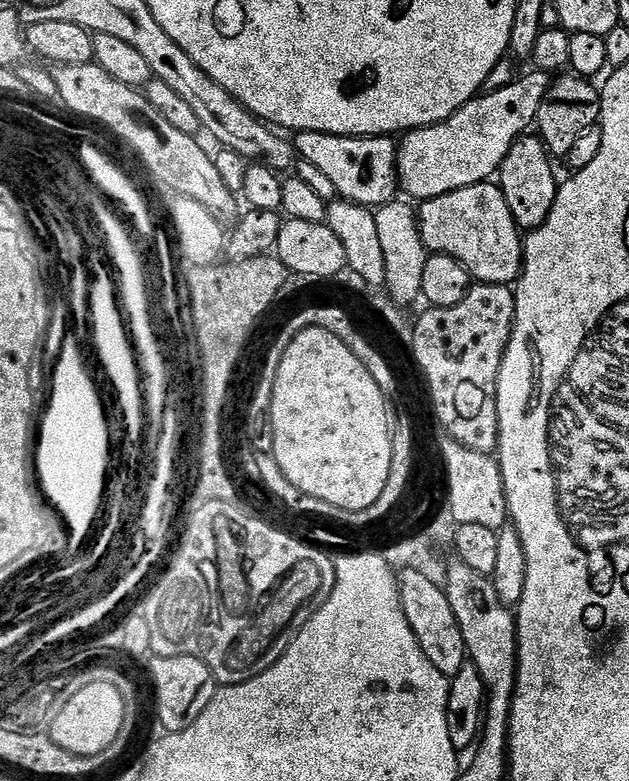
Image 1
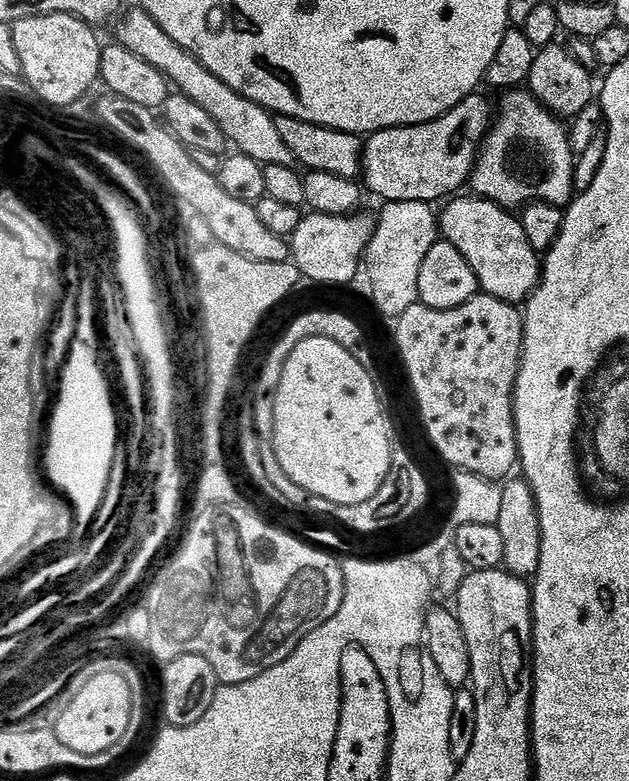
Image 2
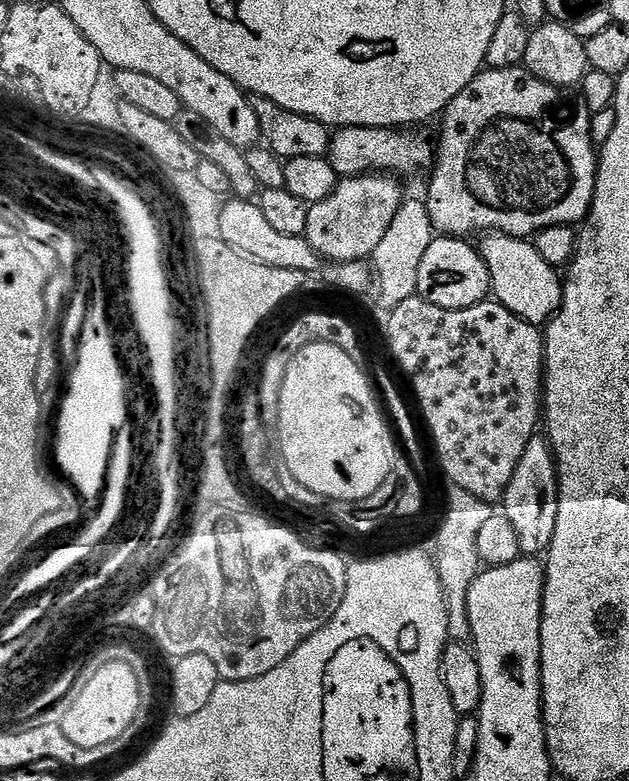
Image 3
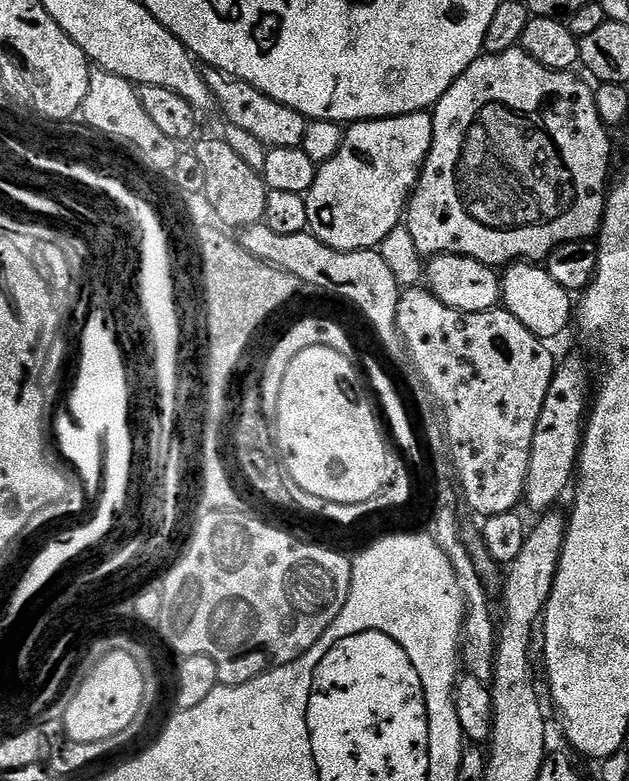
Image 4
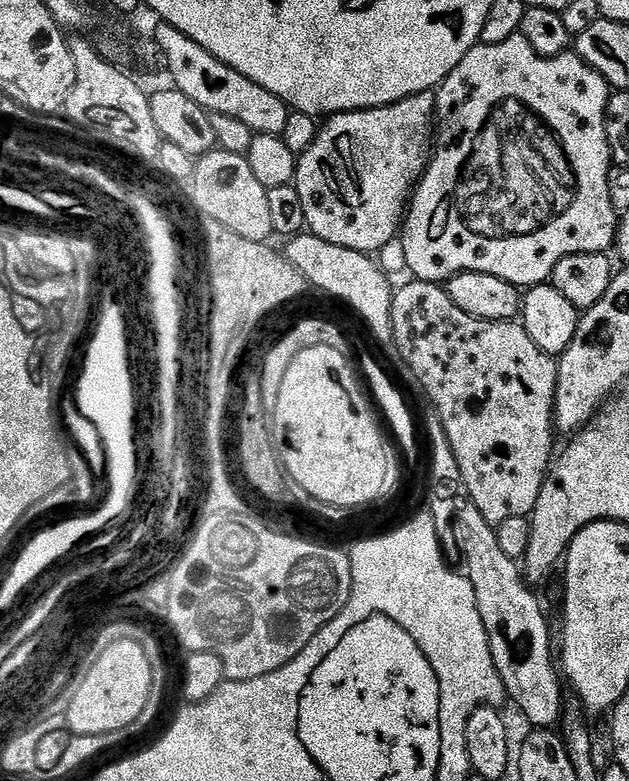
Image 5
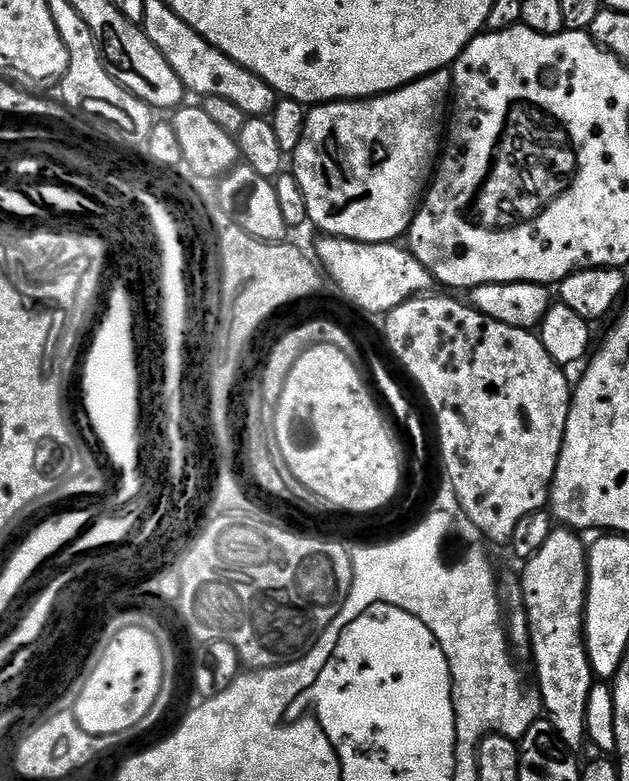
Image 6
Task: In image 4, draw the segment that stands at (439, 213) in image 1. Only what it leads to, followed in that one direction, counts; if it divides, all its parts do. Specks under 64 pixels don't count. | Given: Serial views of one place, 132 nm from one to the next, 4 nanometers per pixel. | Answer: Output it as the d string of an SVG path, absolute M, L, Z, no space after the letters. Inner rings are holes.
M517 262L502 276L502 304L526 330L530 330L539 340L552 342L567 330L574 320L574 296L567 292L554 278L550 278L547 267L536 262Z

